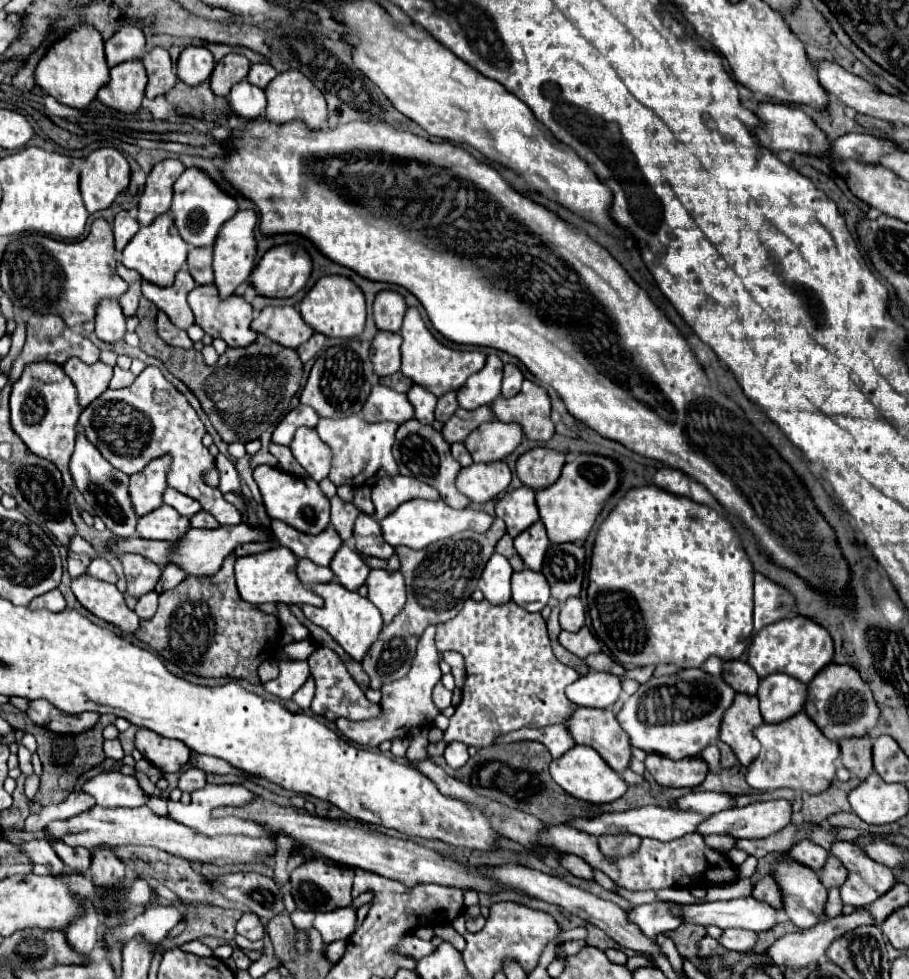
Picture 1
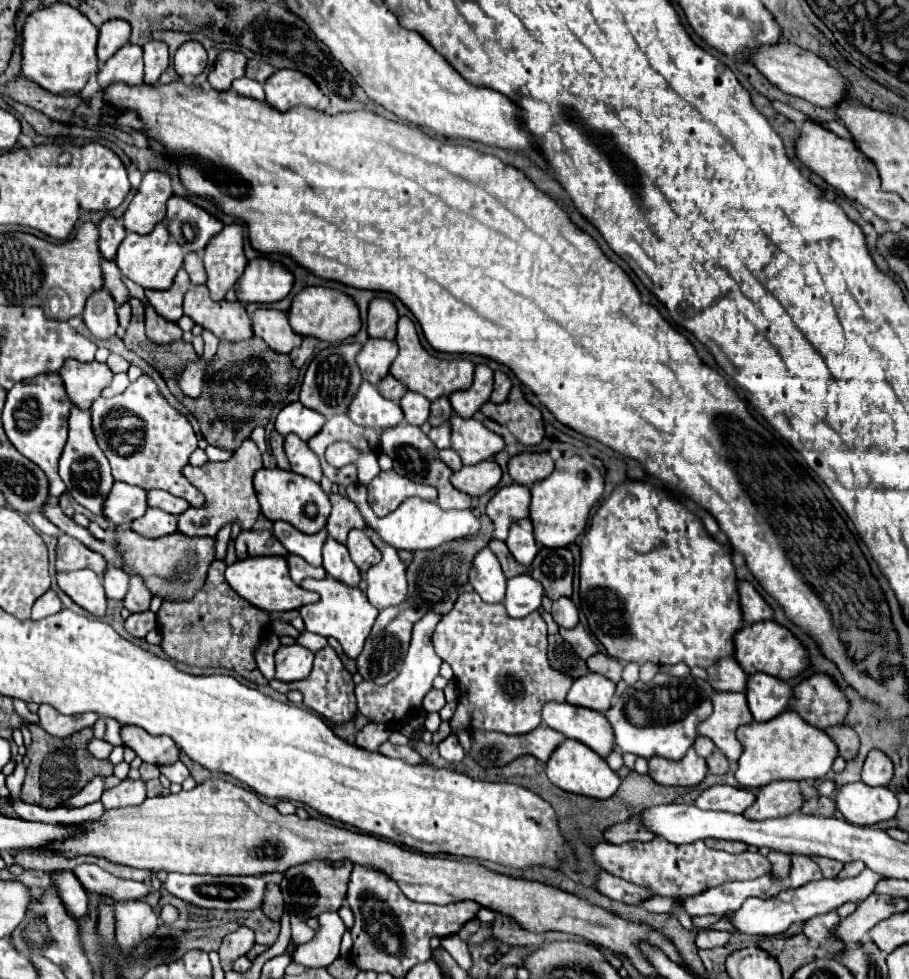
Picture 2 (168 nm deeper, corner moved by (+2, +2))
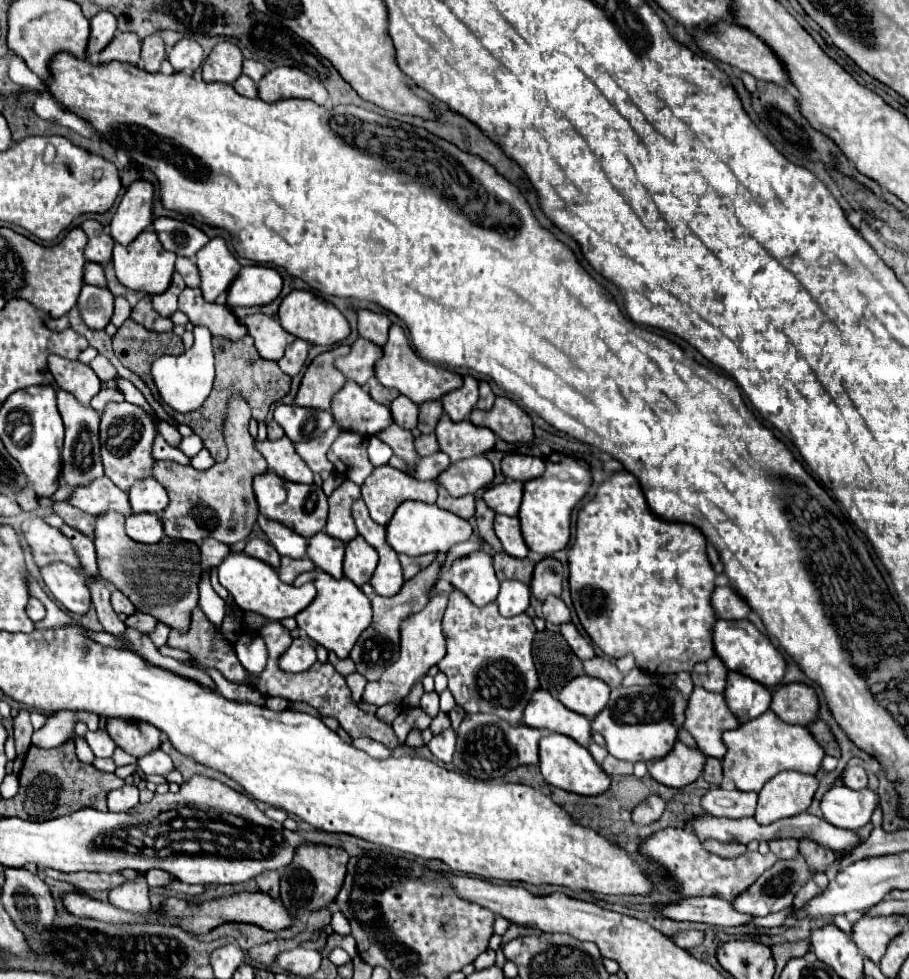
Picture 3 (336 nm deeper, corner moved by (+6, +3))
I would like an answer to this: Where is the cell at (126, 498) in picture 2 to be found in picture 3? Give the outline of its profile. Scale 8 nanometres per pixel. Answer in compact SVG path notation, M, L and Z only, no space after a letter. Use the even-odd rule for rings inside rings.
M106 476L94 480L90 486L76 488L68 502L92 516L108 512L120 512L124 516L132 514L132 508L128 506L128 494L112 484L112 480L108 480Z

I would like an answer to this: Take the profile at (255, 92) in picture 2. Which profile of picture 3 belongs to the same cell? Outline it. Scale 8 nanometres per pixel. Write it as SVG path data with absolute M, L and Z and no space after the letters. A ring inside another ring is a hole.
M240 76L232 86L234 86L234 90L238 94L242 94L246 98L258 98L258 88L256 88L256 84L248 76Z

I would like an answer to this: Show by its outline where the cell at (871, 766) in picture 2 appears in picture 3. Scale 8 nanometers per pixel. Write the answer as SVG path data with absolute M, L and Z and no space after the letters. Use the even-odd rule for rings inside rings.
M848 766L844 772L844 786L852 788L852 790L862 790L868 786L868 774L862 766Z

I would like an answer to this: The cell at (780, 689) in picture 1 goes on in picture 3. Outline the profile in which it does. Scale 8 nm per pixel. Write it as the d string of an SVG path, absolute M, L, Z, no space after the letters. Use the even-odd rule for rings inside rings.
M728 672L728 686L724 690L728 708L740 722L748 722L758 718L770 708L772 690L760 686L760 682L752 682L752 678L744 678L744 674Z

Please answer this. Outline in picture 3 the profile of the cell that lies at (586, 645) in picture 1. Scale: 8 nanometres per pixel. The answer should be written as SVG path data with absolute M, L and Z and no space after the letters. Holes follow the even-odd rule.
M572 622L562 624L562 626L560 626L560 634L566 638L566 642L570 644L570 648L574 650L574 654L576 654L580 660L588 660L588 658L596 656L592 644L576 630L576 626L574 626Z

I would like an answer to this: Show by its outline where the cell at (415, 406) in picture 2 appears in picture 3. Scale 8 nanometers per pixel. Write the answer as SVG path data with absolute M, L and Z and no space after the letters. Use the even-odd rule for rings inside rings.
M398 396L392 404L390 404L390 410L392 410L392 418L398 426L406 428L406 430L414 430L416 424L418 424L418 406L406 398L406 396Z

